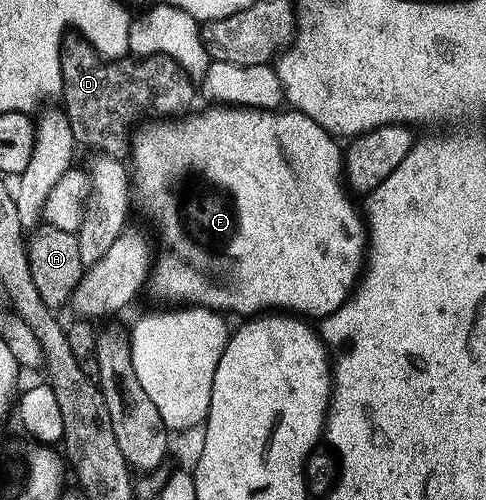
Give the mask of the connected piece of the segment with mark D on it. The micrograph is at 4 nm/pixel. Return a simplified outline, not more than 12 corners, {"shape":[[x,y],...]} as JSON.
{"shape":[[61,41],[74,140],[124,160],[136,119],[198,95],[166,55],[103,59]]}

